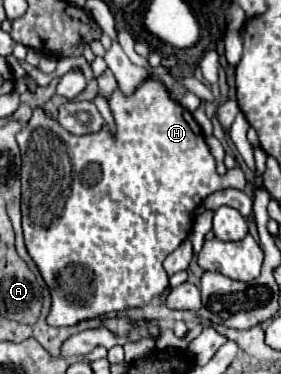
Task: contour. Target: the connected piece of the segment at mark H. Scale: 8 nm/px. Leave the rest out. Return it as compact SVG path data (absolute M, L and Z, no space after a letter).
M147 78L131 96L115 90L109 108L117 124L115 136L109 134L107 126L91 136L71 136L57 120L47 118L41 108L33 110L29 124L17 134L23 158L23 236L29 256L49 286L49 326L75 326L107 312L147 306L169 286L163 260L189 236L195 208L217 190L245 190L241 168L233 168L225 176L217 174L201 126L191 112L169 98L161 82Z

